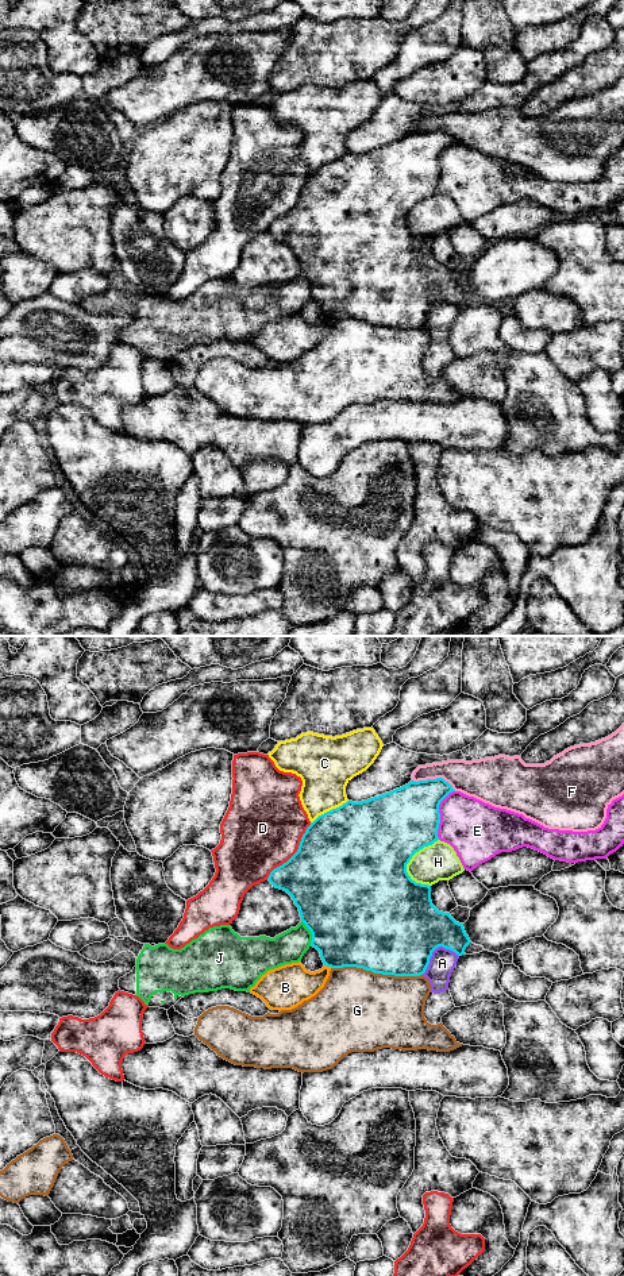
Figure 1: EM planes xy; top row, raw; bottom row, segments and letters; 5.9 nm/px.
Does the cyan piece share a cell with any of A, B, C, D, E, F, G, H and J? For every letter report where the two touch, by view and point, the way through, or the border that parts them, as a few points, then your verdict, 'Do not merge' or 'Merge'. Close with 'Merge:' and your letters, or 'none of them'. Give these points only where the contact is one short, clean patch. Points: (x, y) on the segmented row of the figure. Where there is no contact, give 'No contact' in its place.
A: Touches cyan at xy (434, 949). Do not merge
B: Touches cyan at xy (328, 966). Boundary: xy (324, 964), (331, 967). Do not merge
C: Touches cyan at xy (330, 810). Do not merge
D: Touches cyan at xy (295, 854). Do not merge
E: Touches cyan at xy (439, 814). Do not merge
F: Touches cyan at xy (434, 779). Do not merge
G: Touches cyan at xy (377, 972). Do not merge
H: Touches cyan at xy (411, 858). Do not merge
J: Touches cyan at xy (311, 932). Boundary: xy (301, 920), (311, 933), (311, 945). Do not merge
Merge: none of them

